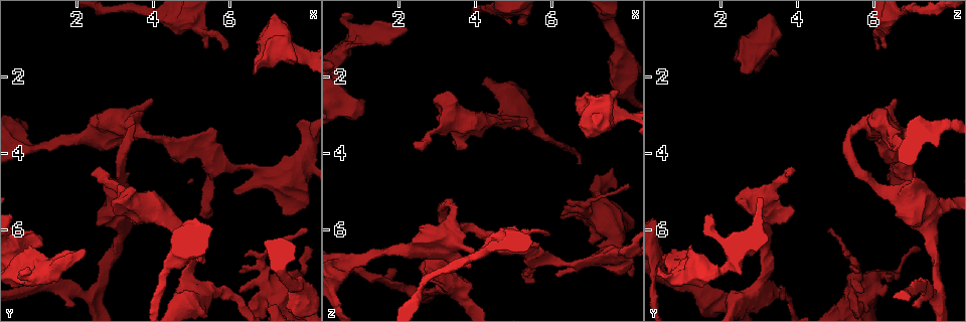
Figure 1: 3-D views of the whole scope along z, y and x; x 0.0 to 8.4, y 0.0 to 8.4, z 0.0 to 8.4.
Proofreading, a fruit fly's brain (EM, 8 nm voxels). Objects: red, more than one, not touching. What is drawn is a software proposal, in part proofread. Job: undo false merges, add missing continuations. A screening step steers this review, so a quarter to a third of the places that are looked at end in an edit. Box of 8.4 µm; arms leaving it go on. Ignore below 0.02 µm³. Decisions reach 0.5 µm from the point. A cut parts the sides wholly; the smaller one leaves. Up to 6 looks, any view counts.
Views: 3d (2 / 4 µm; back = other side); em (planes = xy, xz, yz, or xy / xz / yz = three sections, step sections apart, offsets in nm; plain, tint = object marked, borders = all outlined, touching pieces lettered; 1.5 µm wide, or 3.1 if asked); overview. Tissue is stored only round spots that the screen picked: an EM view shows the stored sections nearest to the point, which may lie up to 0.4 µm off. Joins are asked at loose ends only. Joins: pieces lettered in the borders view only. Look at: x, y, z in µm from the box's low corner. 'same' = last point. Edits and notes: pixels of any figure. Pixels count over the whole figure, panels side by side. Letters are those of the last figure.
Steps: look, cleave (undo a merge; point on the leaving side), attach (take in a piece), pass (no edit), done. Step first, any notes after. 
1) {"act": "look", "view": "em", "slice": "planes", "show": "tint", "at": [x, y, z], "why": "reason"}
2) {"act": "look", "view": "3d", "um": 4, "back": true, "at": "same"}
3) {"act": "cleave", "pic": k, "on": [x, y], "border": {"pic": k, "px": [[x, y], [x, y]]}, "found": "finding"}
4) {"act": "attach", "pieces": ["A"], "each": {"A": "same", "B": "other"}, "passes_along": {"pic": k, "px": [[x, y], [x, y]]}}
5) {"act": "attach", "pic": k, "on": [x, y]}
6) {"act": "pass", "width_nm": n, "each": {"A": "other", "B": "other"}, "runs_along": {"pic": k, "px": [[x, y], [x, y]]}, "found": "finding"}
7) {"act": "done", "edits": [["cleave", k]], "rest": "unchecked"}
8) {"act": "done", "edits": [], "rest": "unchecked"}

{"act": "look", "view": "em", "slice": "xy", "step": 4, "show": "borders", "at": [4.65, 0.95, 6.35], "why": "stops while still wide"}

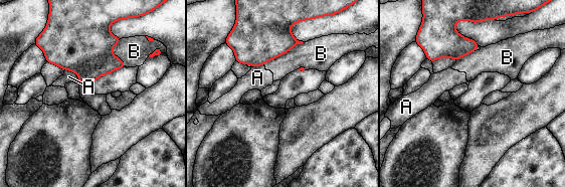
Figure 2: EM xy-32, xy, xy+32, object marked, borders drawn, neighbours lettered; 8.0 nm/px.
{"act": "pass", "each": {"A": "other", "B": "other"}, "border": {"pic": 2, "px": [[64, 69], [74, 71], [78, 82]]}, "found": "no lettered piece goes on from it"}

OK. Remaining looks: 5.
{"act": "look", "view": "3d", "um": 4, "at": [6.65, 1.95, 2.55], "why": "an open end"}

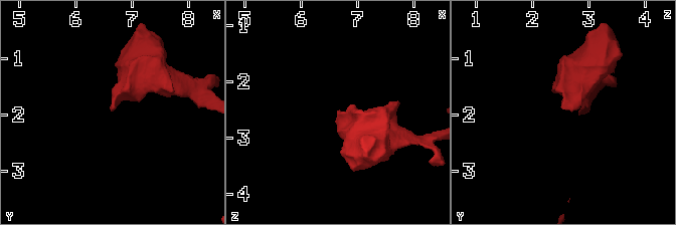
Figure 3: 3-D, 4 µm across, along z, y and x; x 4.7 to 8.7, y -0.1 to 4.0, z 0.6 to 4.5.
{"act": "look", "view": "em", "slice": "xz", "step": 8, "show": "tint", "at": [6.70, 1.85, 2.55], "why": "shape alone is not enough"}

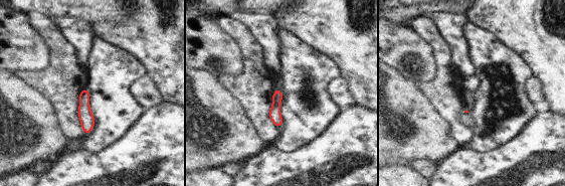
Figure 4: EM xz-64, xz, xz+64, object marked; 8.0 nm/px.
{"act": "look", "view": "em", "slice": "xz", "step": 8, "show": "borders", "at": "same"}

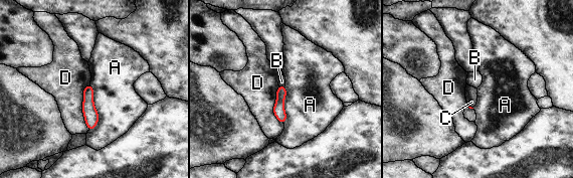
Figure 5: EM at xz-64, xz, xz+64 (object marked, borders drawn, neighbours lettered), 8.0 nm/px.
{"act": "pass", "longest_contact_nm": ["A", 380], "each": {"A": "other", "B": "other", "C": "other", "D": "other"}, "runs_along": {"pic": 5, "px": [[88, 87], [89, 127]]}, "found": "none of them fits"}

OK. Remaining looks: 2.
{"act": "look", "view": "3d", "um": 4, "at": [6.45, 6.65, 5.20], "why": "branch stops here"}

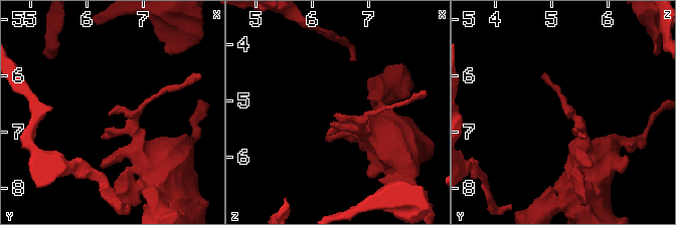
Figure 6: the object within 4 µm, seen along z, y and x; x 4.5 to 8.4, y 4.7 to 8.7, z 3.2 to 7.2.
{"act": "look", "view": "em", "slice": "planes", "show": "borders", "at": [6.40, 6.60, 5.20], "why": "now the EM"}

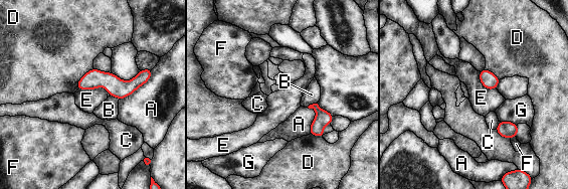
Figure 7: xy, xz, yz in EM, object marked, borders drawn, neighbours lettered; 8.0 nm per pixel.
{"act": "pass", "width_nm": 120, "each": {"A": "other", "B": "other", "C": "other", "D": "other", "E": "other", "F": "other", "G": "other"}, "runs_along": {"pic": 7, "px": [[135, 80], [79, 86]]}, "found": "none of them fits"}

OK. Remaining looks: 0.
{"act": "done", "edits": [], "rest": "unchecked"}

